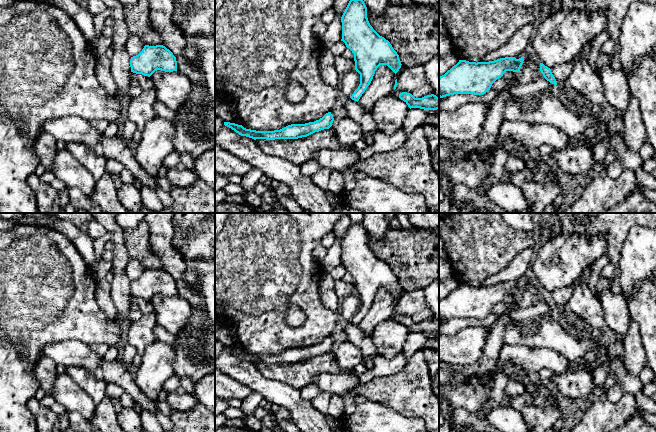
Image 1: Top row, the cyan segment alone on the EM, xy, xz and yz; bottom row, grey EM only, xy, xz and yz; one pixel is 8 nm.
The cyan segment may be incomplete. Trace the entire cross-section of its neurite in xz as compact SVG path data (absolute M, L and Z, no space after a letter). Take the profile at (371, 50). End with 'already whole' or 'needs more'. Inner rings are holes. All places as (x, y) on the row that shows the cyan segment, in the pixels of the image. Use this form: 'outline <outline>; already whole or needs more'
outline M350 0L341 22L341 41L354 54L355 70L360 74L360 84L350 97L358 102L380 65L387 65L396 74L402 64L390 42L370 25L363 0Z; already whole

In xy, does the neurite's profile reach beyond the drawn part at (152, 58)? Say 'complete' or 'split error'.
complete

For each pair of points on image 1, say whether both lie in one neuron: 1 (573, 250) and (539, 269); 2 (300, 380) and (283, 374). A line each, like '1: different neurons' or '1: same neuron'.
1: same neuron
2: same neuron

